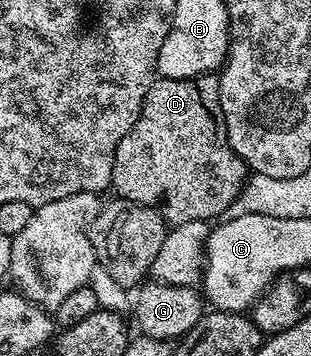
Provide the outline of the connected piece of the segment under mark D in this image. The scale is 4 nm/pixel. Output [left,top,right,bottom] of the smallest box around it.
[112,78,246,225]

